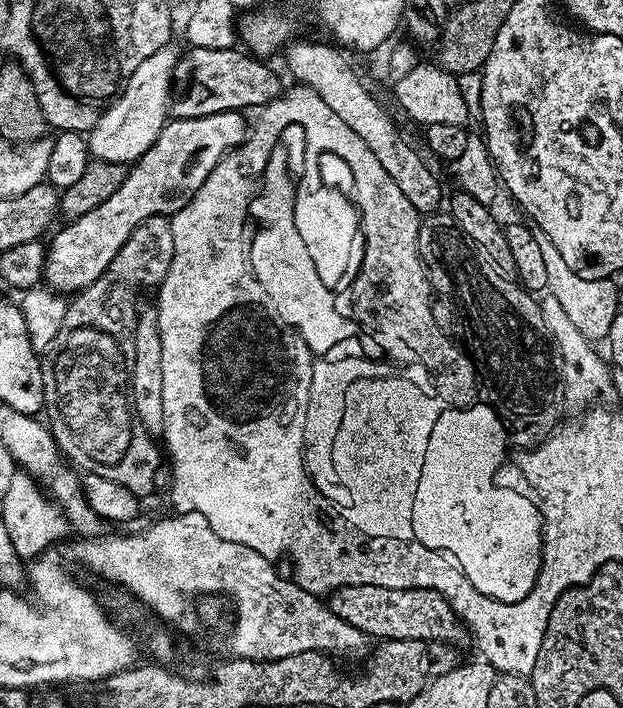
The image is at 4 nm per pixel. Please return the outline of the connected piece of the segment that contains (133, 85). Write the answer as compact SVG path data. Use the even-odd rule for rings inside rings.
M169 42L162 46L162 50L154 50L154 54L134 70L124 91L101 112L98 122L87 133L88 150L95 159L128 166L154 146L170 116L170 97L174 92L176 64L181 55L181 49Z

